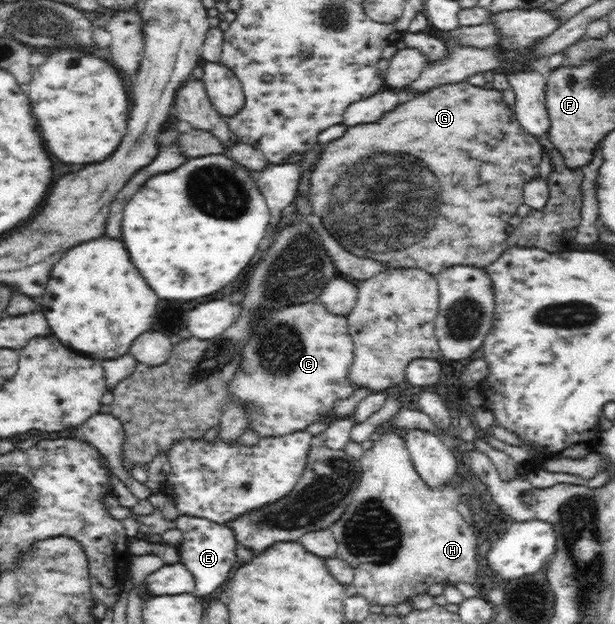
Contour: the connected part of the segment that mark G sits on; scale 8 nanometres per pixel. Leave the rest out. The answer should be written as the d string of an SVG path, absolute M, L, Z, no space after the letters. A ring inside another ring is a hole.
M465 80L437 86L437 88L413 95L409 97L408 101L397 105L391 112L385 113L380 119L377 119L377 122L348 127L344 136L327 143L327 146L322 146L320 152L317 164L309 172L310 186L307 196L311 200L312 213L323 220L323 226L327 228L327 232L345 250L349 250L355 256L387 263L393 269L421 268L435 276L437 273L455 265L477 266L484 269L486 266L494 264L500 258L500 255L505 253L505 248L508 247L509 234L507 234L507 226L509 225L509 218L516 214L517 208L524 203L525 184L533 178L540 177L539 163L541 163L544 150L536 138L529 135L519 125L514 107L509 107L505 103L501 91L474 86ZM357 178L361 178L361 180L363 178L367 178L367 180L373 178L373 184L359 184L359 188L357 188ZM375 200L409 200L409 202L375 202Z

